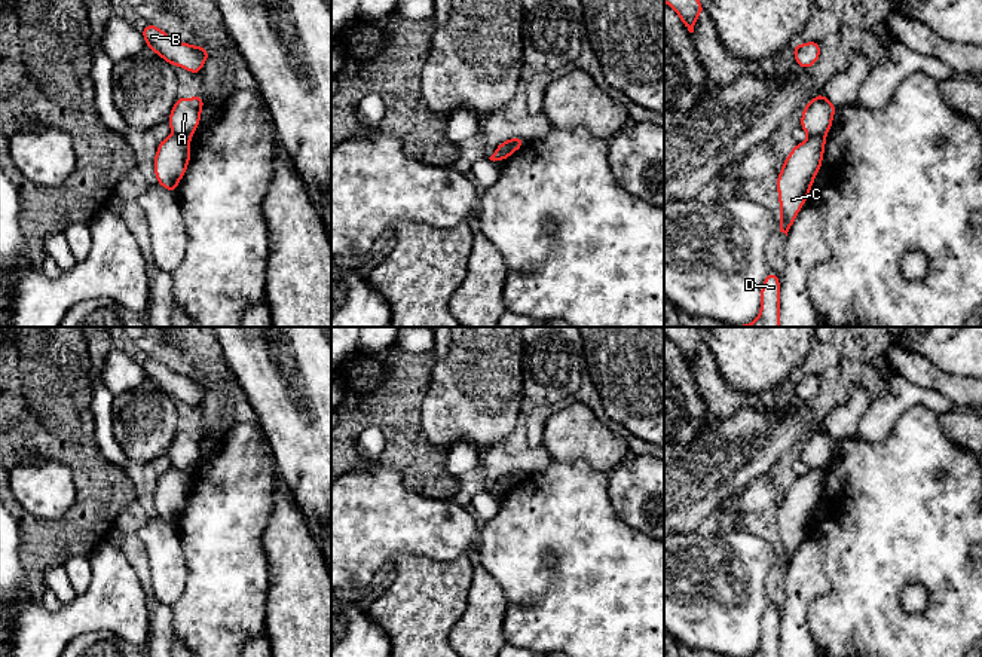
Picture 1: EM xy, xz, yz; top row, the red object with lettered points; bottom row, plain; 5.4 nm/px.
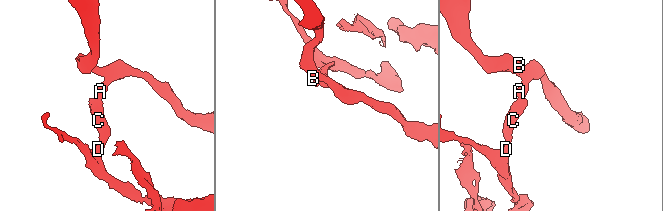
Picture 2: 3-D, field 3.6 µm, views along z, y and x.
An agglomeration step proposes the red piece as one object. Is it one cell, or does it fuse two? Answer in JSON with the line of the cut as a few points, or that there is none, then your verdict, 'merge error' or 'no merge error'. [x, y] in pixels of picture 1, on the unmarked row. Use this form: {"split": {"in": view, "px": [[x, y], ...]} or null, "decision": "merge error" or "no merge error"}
{"split": {"in": "xy", "px": [[173, 465], [189, 473]]}, "decision": "merge error"}

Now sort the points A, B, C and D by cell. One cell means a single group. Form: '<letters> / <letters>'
A B / C D

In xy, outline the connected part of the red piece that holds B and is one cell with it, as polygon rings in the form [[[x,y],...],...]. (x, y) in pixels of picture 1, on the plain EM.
[[[147,357],[143,364],[147,382],[156,385],[171,398],[183,400],[190,406],[201,406],[209,385],[202,379],[177,375],[156,358]]]

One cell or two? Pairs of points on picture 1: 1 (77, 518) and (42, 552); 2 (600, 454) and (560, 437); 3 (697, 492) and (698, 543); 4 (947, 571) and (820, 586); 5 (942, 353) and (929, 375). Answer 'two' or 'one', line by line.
1: one
2: one
3: two
4: two
5: two

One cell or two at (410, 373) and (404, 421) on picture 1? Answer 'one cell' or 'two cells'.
one cell

